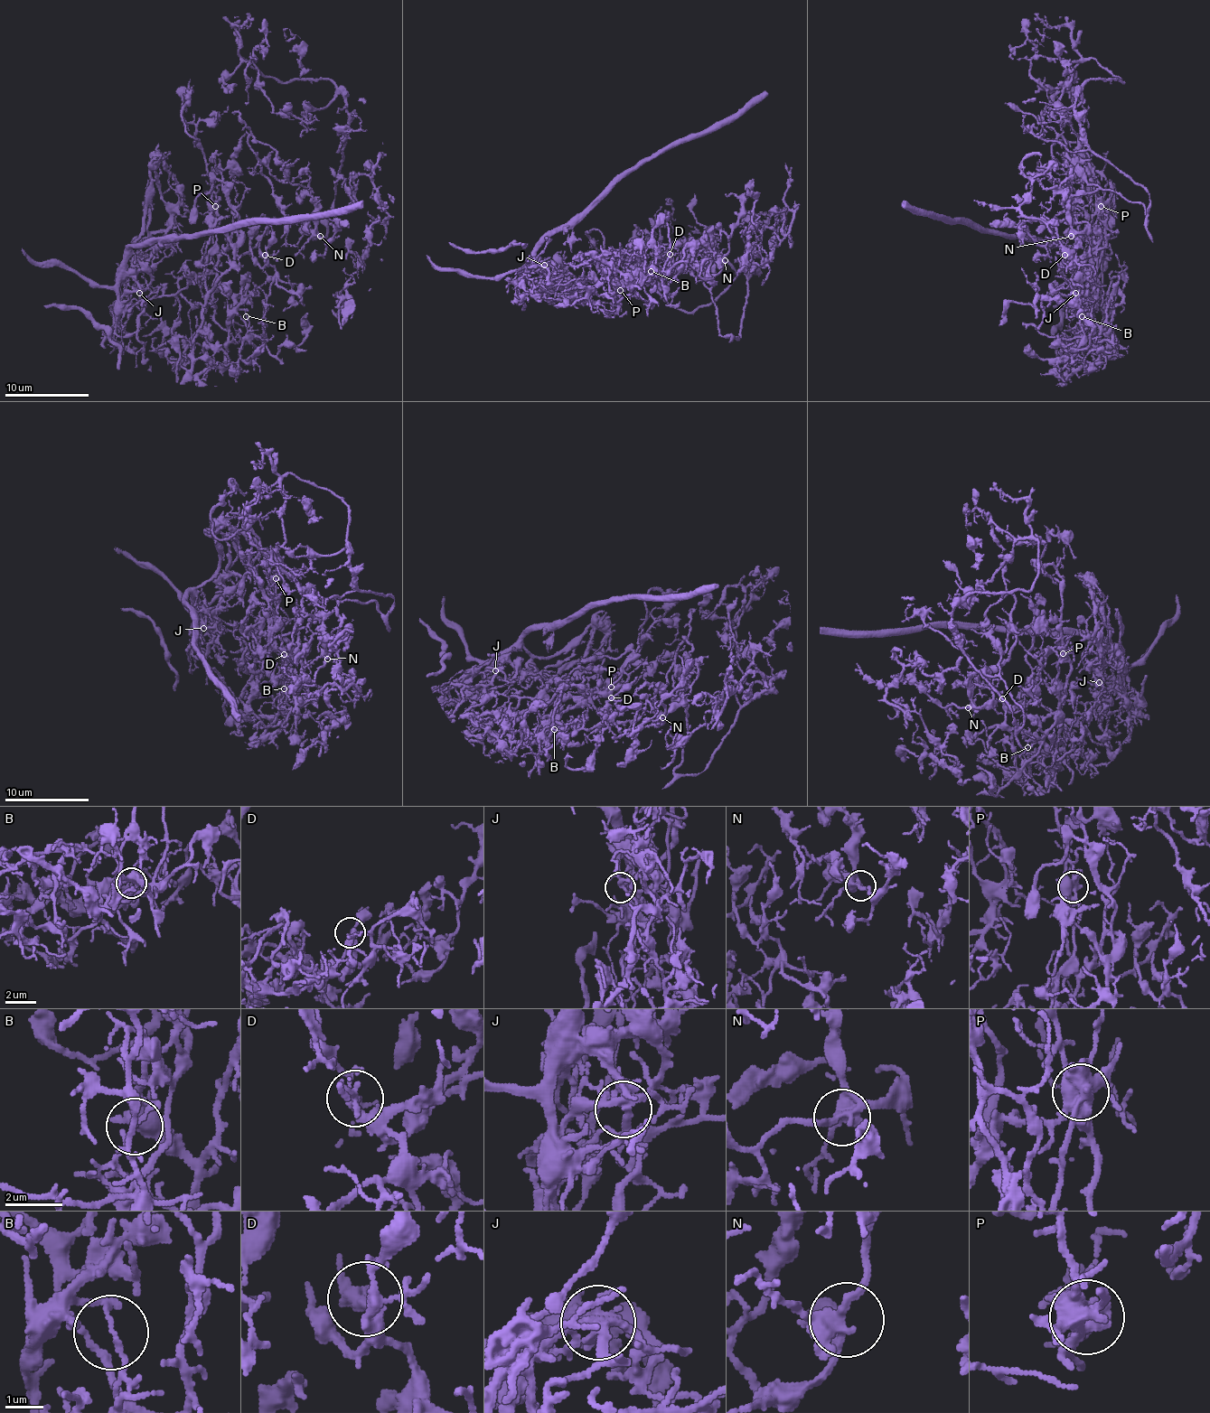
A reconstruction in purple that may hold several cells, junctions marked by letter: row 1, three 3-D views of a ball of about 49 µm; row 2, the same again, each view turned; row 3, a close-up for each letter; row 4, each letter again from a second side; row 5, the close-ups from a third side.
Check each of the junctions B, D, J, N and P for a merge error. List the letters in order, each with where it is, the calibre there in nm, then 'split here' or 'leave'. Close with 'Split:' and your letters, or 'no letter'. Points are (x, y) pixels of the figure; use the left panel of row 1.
B: at (246, 316); 90 nm thick; split here
D: at (265, 255); 200 nm thick; leave
J: at (139, 293); 260 nm thick; split here
N: at (320, 236); 360 nm thick; leave
P: at (215, 206); 550 nm thick; split here
Split: B, J, P

